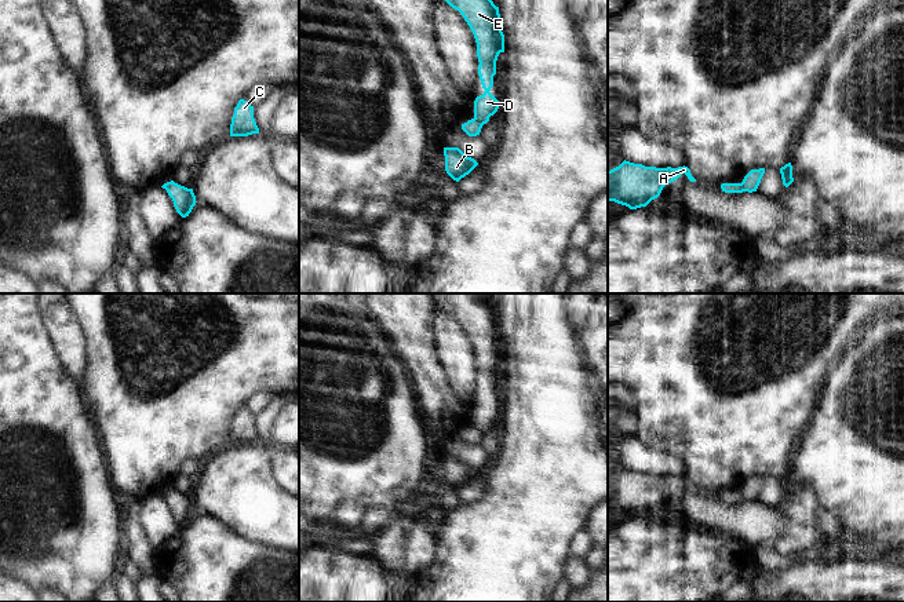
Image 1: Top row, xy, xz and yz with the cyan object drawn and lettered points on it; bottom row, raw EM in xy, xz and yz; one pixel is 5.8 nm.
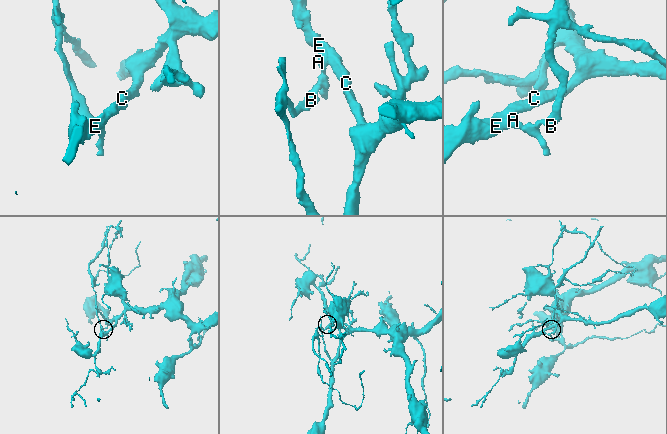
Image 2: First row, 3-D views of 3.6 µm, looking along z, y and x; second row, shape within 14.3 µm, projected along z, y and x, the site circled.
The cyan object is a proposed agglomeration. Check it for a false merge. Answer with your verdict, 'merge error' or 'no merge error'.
merge error

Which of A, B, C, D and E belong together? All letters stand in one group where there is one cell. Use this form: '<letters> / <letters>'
A C D E / B

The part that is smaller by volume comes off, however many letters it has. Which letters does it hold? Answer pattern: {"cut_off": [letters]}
{"cut_off": ["B"]}

